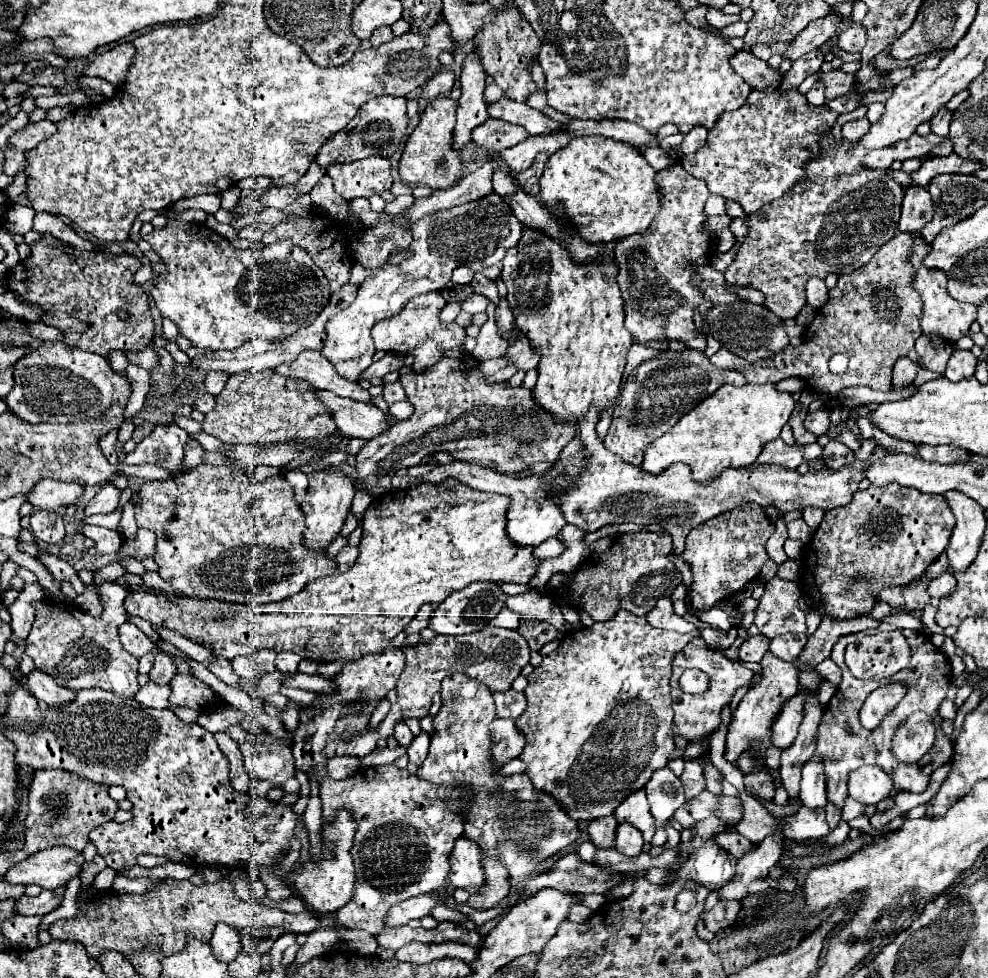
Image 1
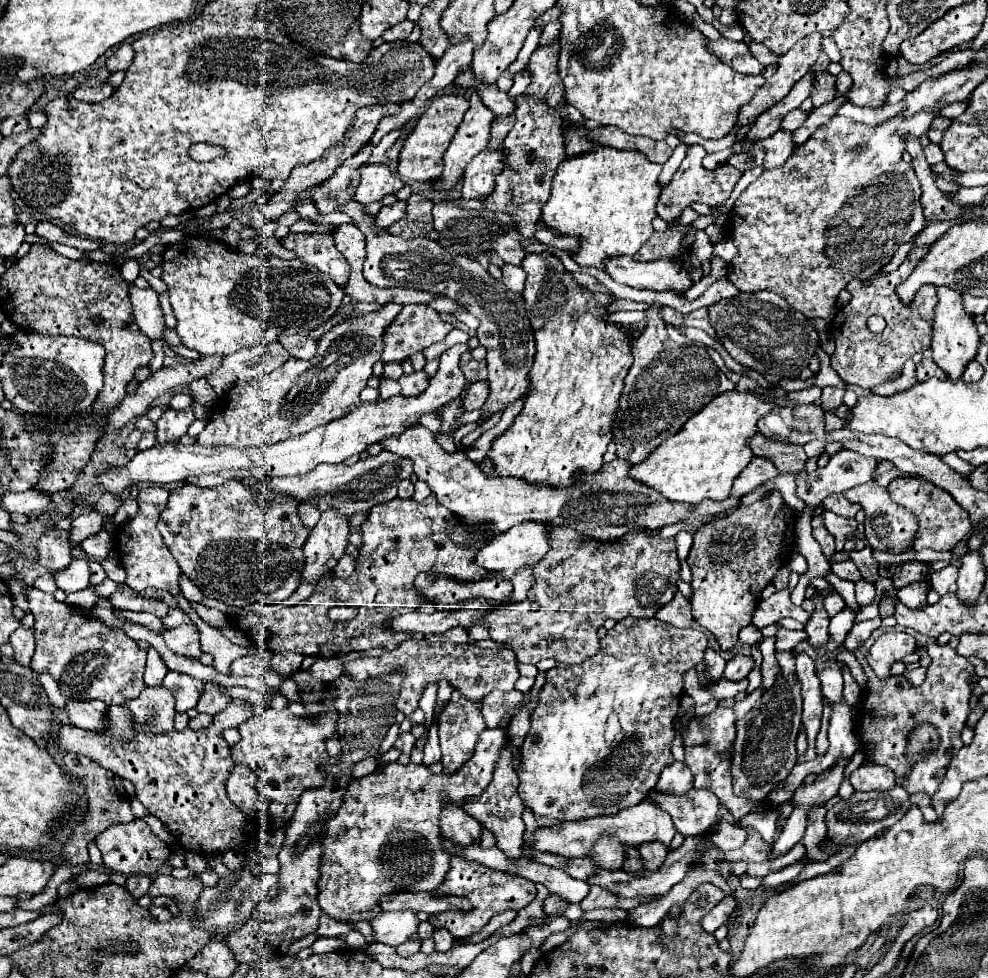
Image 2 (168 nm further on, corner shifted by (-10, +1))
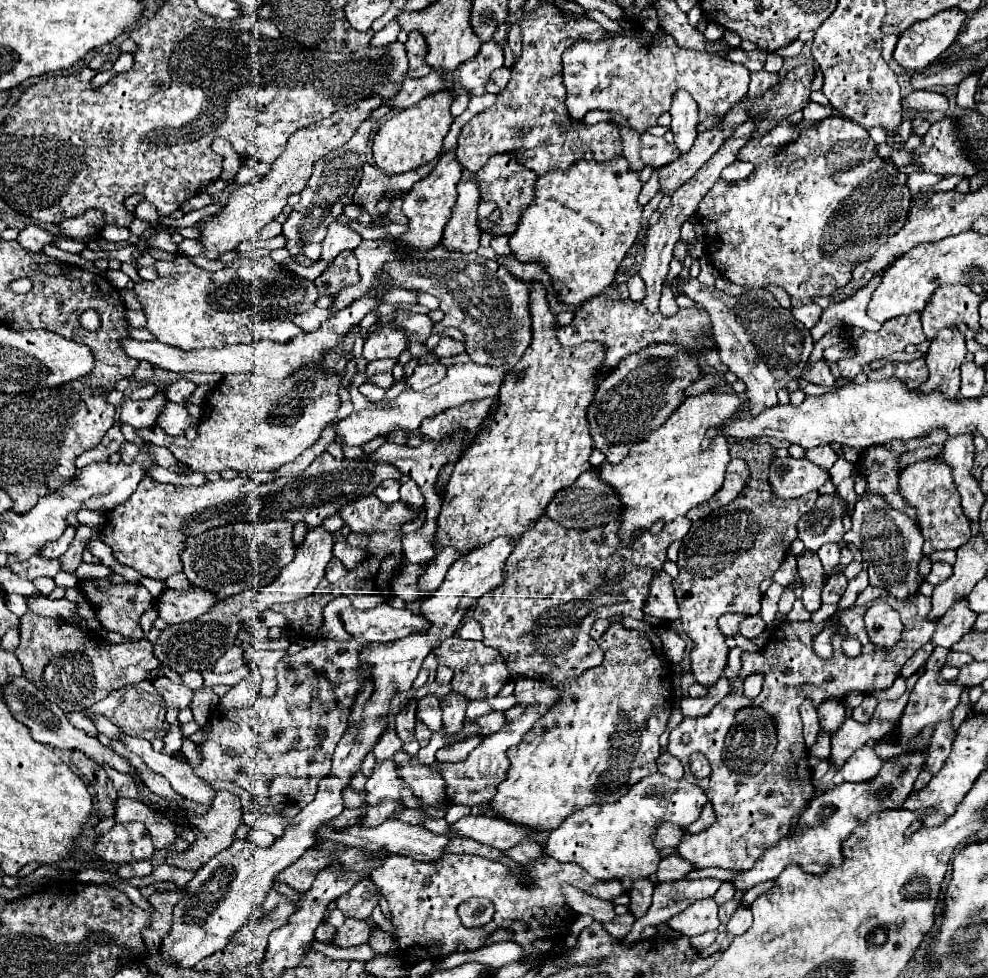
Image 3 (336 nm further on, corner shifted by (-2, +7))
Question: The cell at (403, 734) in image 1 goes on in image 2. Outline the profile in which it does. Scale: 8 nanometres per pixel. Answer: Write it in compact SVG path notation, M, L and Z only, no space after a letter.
M402 733L402 735L394 741L394 749L402 751L402 753L410 753L410 751L414 749L414 743L416 743L416 739L414 739L412 733Z

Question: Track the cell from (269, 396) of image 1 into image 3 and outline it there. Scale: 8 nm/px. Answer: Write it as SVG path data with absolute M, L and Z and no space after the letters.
M344 339L336 349L326 349L322 361L312 367L300 367L286 379L266 379L260 375L230 375L212 385L202 405L202 419L198 437L184 441L164 433L154 425L140 429L140 437L146 441L170 449L176 459L192 471L224 471L236 469L244 473L272 471L284 463L294 461L304 449L308 449L320 437L322 429L338 415L340 387L350 387L356 377L356 357L346 359L344 375L338 375L336 365L344 357Z

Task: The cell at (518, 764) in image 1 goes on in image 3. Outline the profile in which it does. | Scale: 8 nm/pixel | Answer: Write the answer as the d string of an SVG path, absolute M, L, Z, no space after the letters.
M518 677L514 679L516 681L516 699L518 703L530 703L530 707L524 707L524 709L518 709L518 707L512 707L504 713L506 717L506 723L502 725L500 731L484 737L484 741L460 763L442 763L442 777L446 779L446 795L450 799L450 803L458 803L458 805L468 805L468 807L474 807L474 805L490 805L490 801L494 799L496 795L496 787L506 779L506 773L510 769L510 761L506 757L506 751L508 747L512 745L518 745L518 741L522 741L522 737L532 729L534 721L544 713L544 709L550 707L550 701L554 701L554 689L550 689L550 685L540 685L540 681L536 679L528 679L528 677Z

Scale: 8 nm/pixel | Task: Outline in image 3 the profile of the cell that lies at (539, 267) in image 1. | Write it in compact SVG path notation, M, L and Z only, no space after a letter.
M530 281L530 285L532 293L528 311L532 317L532 343L522 355L516 371L510 371L502 383L492 427L480 433L478 441L466 449L466 453L462 453L454 465L446 485L446 497L442 499L442 511L438 515L436 547L458 545L458 551L466 553L498 535L518 539L544 513L550 497L554 497L558 489L572 485L580 473L590 469L588 457L594 447L586 411L594 401L594 391L600 381L598 369L606 359L606 345L598 341L586 341L576 347L564 347L556 339L558 321L550 311L544 285L540 281Z

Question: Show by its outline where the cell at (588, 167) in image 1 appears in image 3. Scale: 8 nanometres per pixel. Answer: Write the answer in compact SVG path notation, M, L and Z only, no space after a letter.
M618 155L618 157L610 159L610 161L594 161L594 159L592 159L592 161L586 161L586 159L580 159L580 161L572 163L566 171L554 169L554 171L546 173L544 177L538 177L538 181L536 181L536 199L534 199L534 203L522 213L522 219L520 219L520 225L518 225L516 233L510 235L510 249L512 249L512 253L514 253L514 257L516 257L518 261L524 261L524 263L526 263L526 261L540 261L540 263L546 267L546 271L552 275L552 279L554 279L554 291L560 295L560 301L564 301L564 303L568 303L568 305L578 305L578 303L582 303L582 301L586 301L586 299L598 295L604 287L608 287L608 285L614 281L616 269L620 267L620 263L622 263L622 259L626 257L628 249L634 245L634 241L636 241L636 237L638 237L638 231L640 231L640 223L642 223L642 211L644 211L644 207L638 203L640 189L642 189L640 173L630 169L628 159L626 159L624 155Z

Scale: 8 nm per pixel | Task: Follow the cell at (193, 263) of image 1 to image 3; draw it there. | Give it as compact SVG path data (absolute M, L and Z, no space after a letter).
M178 253L170 261L156 261L154 263L158 271L156 281L142 281L134 285L136 295L140 297L144 305L144 315L146 315L146 329L150 329L158 341L180 347L180 349L220 349L226 345L236 345L236 343L250 343L252 335L246 327L246 323L258 315L262 319L282 319L282 321L292 321L298 313L304 313L316 305L318 299L318 289L314 281L302 279L288 269L280 267L278 263L272 263L270 257L260 257L260 259L250 259L242 257L232 263L228 263L222 271L206 271L198 265L192 263L190 257Z

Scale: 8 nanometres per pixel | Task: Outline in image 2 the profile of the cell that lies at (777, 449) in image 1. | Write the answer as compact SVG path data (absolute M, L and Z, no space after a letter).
M752 457L750 465L744 467L744 471L734 479L734 487L730 491L732 497L740 499L746 493L754 491L756 487L764 485L766 481L772 481L778 477L778 471L770 459L764 457Z

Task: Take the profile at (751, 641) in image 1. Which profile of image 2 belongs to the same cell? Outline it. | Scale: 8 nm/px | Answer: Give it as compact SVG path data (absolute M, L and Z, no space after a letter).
M736 655L724 669L724 679L732 679L732 681L738 681L738 679L746 679L748 673L752 671L754 667L754 659L752 657L746 657L746 655Z

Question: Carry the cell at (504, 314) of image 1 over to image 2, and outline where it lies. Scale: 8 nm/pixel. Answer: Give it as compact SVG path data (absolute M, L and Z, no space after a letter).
M504 263L504 265L502 265L502 273L504 273L504 277L502 277L502 279L504 279L504 285L506 285L510 291L522 291L522 289L524 289L526 273L522 271L522 267Z

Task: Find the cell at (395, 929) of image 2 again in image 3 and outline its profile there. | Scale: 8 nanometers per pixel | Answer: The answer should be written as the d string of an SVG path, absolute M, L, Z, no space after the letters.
M350 917L350 919L346 919L346 923L342 927L338 927L334 943L338 947L350 947L350 945L358 945L358 943L368 943L372 935L374 935L374 927L368 921Z

